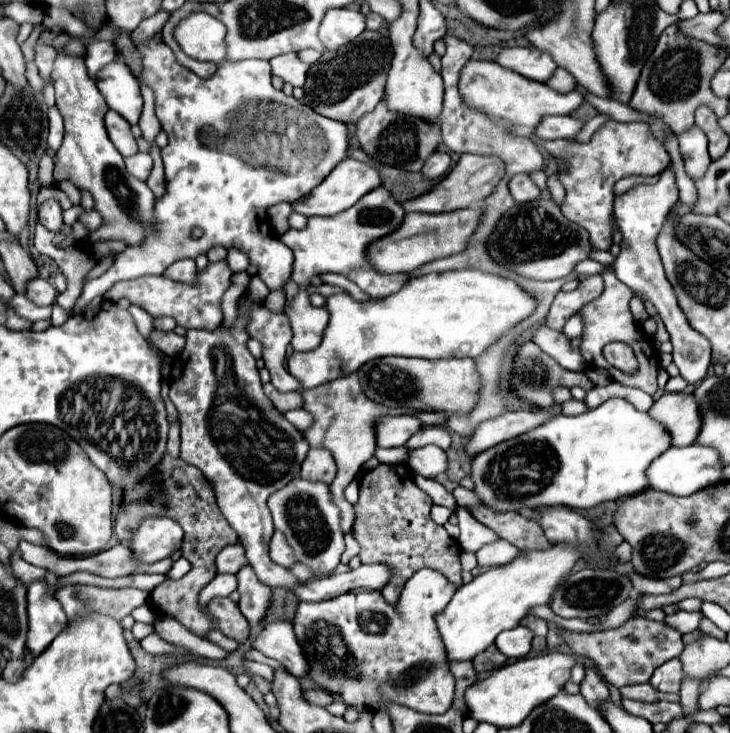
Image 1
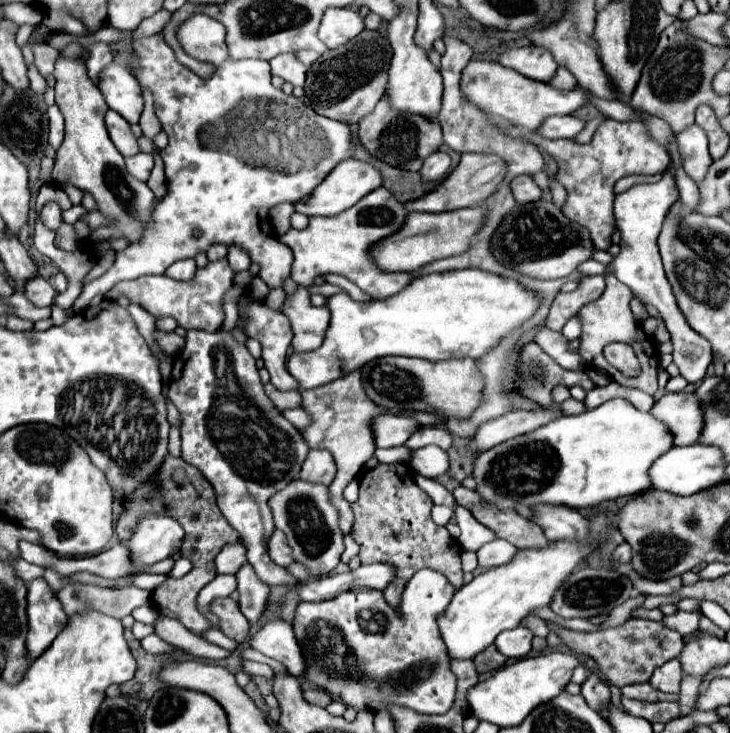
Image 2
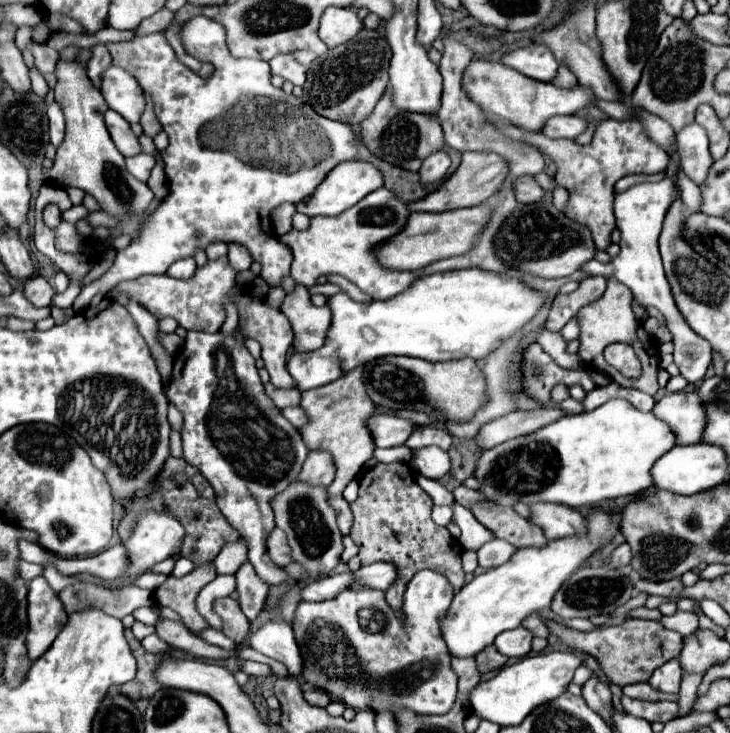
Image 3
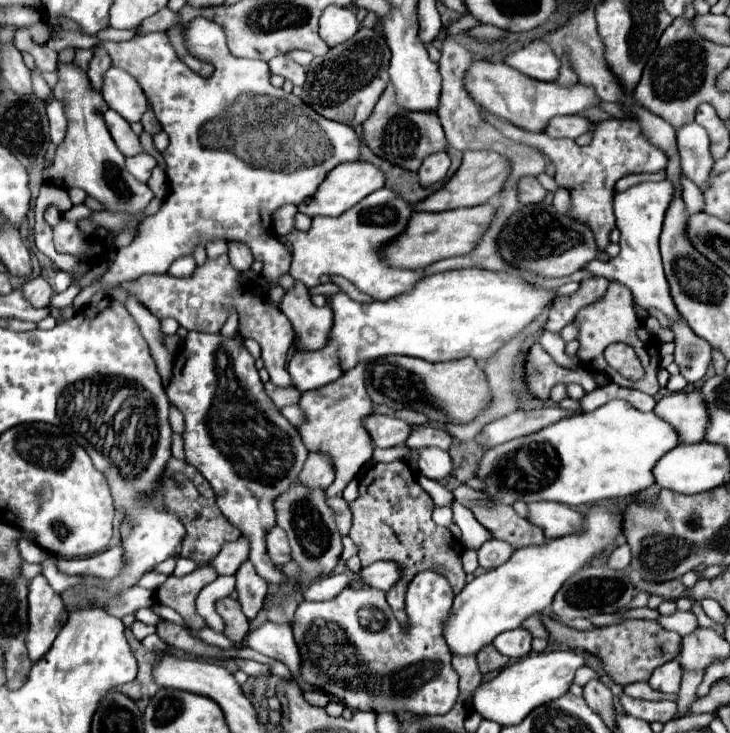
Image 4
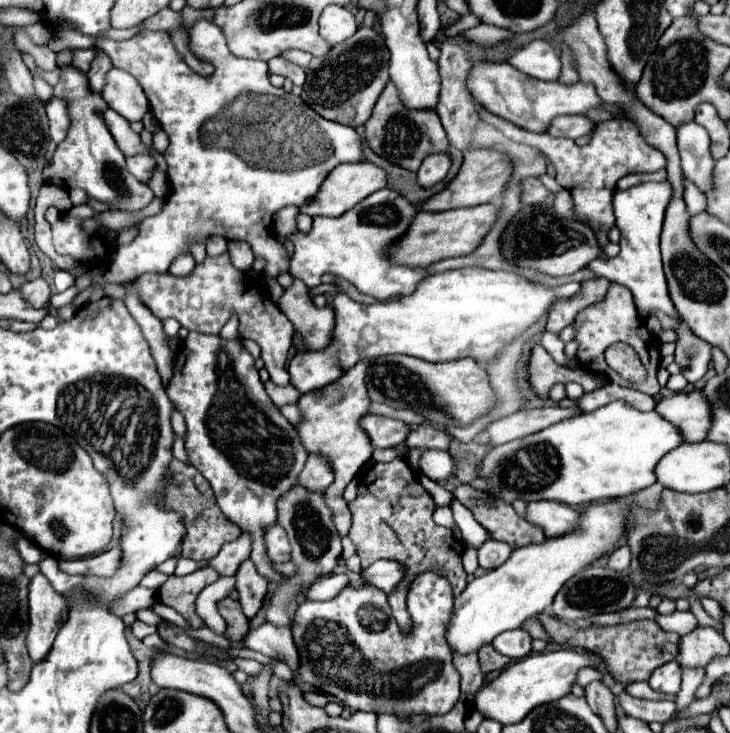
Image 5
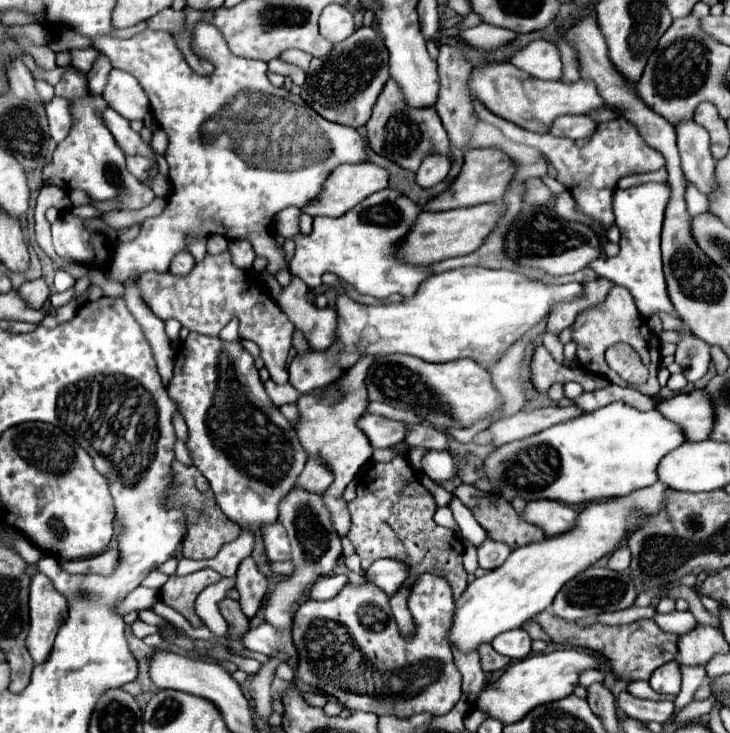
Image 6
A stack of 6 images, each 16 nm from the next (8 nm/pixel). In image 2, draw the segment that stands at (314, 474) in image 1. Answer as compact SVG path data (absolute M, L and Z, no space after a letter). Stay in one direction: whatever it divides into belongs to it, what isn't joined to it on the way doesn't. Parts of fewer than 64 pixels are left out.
M310 450L308 458L302 464L302 472L300 478L308 480L308 482L322 482L322 484L330 484L336 476L336 464L334 458L328 450Z

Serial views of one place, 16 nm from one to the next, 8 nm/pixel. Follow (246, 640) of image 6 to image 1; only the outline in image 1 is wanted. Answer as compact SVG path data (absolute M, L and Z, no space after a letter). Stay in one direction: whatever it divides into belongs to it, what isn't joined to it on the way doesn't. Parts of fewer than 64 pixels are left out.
M290 622L266 624L254 642L254 648L264 656L278 660L296 678L306 678L310 674L310 664L296 640Z

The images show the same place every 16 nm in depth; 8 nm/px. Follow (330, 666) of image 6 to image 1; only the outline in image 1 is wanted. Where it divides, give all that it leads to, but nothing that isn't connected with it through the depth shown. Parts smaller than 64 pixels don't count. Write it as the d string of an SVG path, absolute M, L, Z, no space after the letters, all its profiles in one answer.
M424 568L418 570L414 578L406 582L394 606L388 604L378 590L372 592L352 590L328 602L300 602L292 624L298 642L304 648L304 654L310 662L312 668L310 678L324 690L342 696L342 700L354 708L372 710L376 708L380 698L386 698L400 706L408 706L416 712L444 714L454 698L454 676L448 668L444 644L440 640L434 616L446 608L456 590L458 586L446 580L440 572Z

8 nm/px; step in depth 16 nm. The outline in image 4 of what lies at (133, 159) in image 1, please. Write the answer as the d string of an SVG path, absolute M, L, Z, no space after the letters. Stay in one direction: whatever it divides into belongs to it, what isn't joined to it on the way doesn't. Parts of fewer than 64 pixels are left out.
M138 154L132 158L126 158L126 166L134 178L138 178L140 182L148 182L150 172L156 166L156 160L150 154Z

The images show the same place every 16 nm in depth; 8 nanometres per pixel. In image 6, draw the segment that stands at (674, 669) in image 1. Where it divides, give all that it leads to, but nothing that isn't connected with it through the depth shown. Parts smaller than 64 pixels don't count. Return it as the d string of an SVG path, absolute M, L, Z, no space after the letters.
M676 660L660 666L658 670L654 670L652 678L650 678L650 686L656 692L664 692L664 694L678 694L680 692L680 664Z

